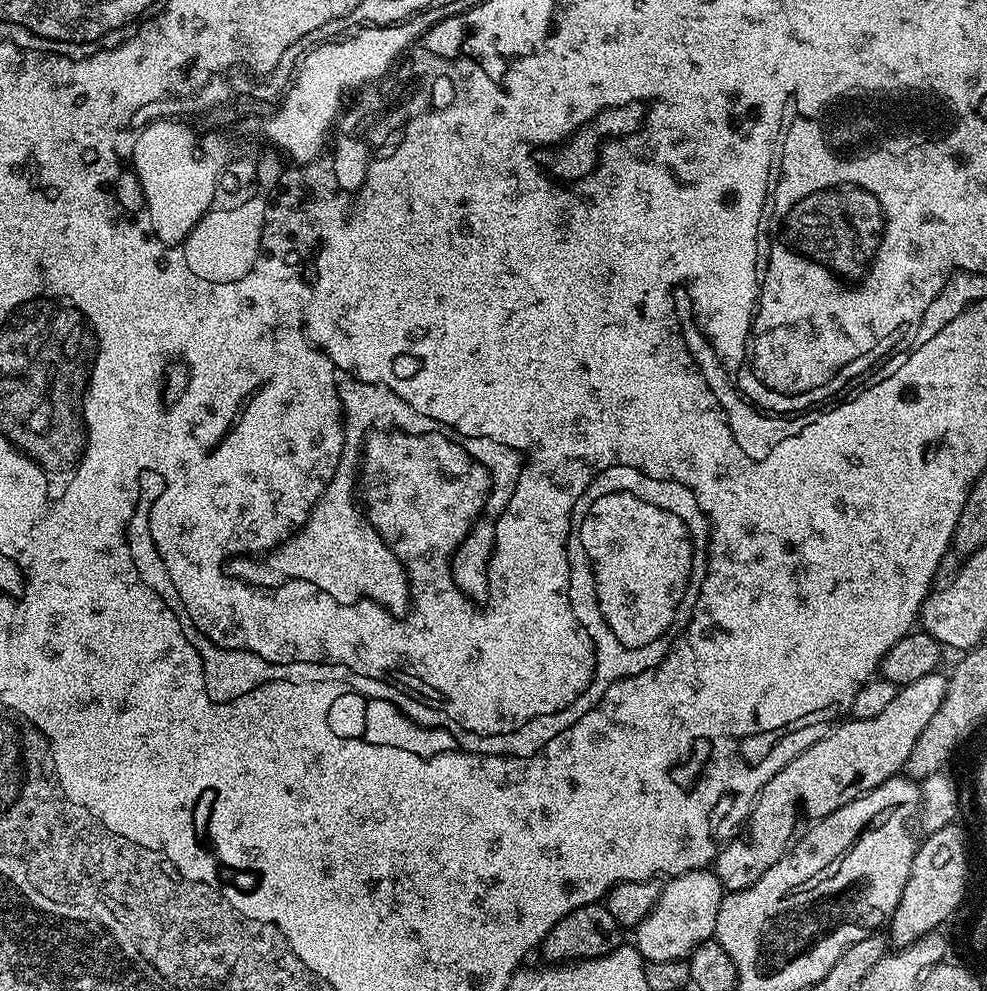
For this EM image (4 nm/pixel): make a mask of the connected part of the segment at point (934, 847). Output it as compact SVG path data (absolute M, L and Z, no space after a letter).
M953 822L942 830L927 833L919 841L916 857L910 866L910 878L906 878L906 890L898 898L898 906L892 911L892 919L886 925L886 936L896 948L910 946L928 932L937 931L956 911L964 900L964 891L968 888L968 844L964 841L964 832L959 823Z

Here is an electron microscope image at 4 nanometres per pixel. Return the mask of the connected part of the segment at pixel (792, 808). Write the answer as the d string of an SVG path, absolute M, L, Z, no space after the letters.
M937 670L926 674L926 678L918 678L918 682L903 685L897 691L894 702L890 702L890 706L886 706L886 710L882 710L882 714L874 718L861 720L848 718L837 723L831 732L826 733L818 742L814 742L814 746L802 750L798 758L794 758L790 763L785 764L782 770L778 770L774 778L770 778L766 786L760 789L756 807L746 821L748 840L737 838L725 844L716 856L714 871L720 879L721 886L729 892L737 892L758 882L758 878L762 878L762 874L766 874L766 870L770 870L770 866L774 866L774 862L778 862L785 852L789 851L790 841L793 839L792 831L796 828L796 811L799 810L800 804L804 804L805 810L812 815L812 818L828 816L834 810L874 790L882 782L903 773L904 763L910 756L910 750L914 750L922 730L926 730L930 718L938 714L938 706L942 706L944 701L944 695L948 689L948 676L942 673L943 671Z

